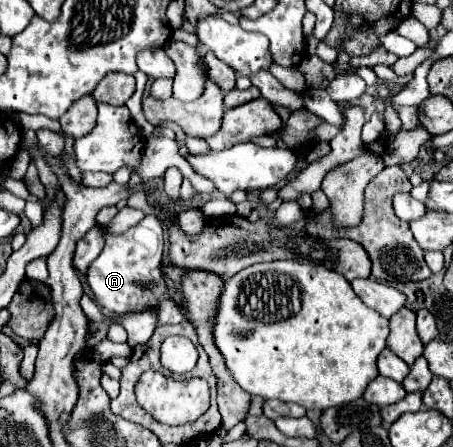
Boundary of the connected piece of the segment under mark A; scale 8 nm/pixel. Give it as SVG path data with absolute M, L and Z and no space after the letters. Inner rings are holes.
M147 215L139 225L127 229L121 235L113 235L103 229L103 237L105 247L87 273L87 281L95 295L97 305L101 305L111 313L159 309L159 323L181 323L185 319L181 307L165 295L165 283L161 275L161 257L165 239L159 219Z

